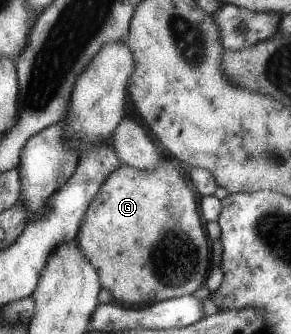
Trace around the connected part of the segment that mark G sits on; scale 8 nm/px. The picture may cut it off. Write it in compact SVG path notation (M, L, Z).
M162 157L152 171L121 163L109 172L77 239L101 271L101 283L111 289L113 302L129 308L193 293L212 267L195 195L171 161Z

